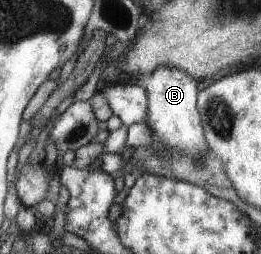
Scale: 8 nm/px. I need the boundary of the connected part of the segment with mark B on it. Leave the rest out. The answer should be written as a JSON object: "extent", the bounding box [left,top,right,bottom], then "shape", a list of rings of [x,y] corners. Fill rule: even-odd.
{"extent":[145,65,209,159],"shape":[[[161,65],[149,74],[145,84],[147,85],[147,94],[150,97],[150,113],[147,126],[153,132],[153,137],[163,141],[166,147],[175,147],[191,155],[194,159],[203,158],[204,152],[209,151],[209,148],[206,143],[205,127],[202,125],[201,111],[197,110],[197,80],[195,80],[195,77],[179,67]]]}

